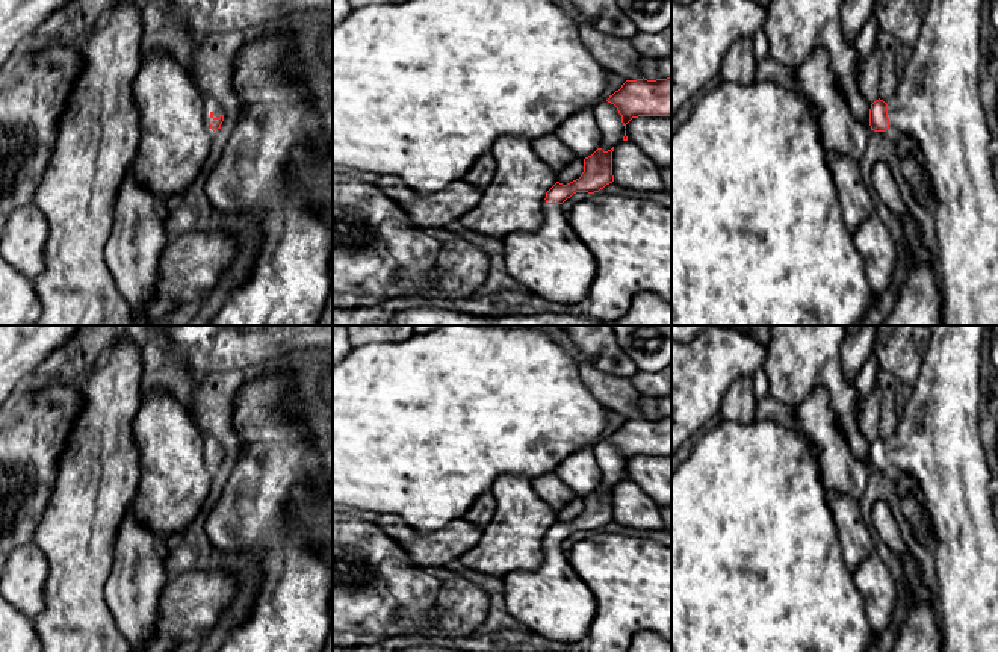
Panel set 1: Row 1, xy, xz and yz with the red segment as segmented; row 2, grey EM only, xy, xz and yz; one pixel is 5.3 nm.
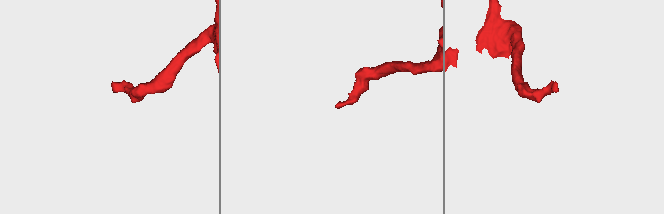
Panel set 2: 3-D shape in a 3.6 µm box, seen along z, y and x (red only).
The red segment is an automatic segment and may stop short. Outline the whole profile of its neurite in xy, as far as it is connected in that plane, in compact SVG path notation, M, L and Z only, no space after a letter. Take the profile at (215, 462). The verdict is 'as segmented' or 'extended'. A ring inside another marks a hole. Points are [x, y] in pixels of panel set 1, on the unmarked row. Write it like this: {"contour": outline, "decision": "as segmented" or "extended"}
{"contour": "M203 433L203 437L204 437L204 446L203 446L204 455L209 460L210 467L215 470L215 469L221 467L224 454L215 437L212 437L206 433Z", "decision": "extended"}

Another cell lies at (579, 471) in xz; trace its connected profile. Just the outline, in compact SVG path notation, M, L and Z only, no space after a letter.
M588 448L572 452L553 473L582 499L600 486L600 469Z

